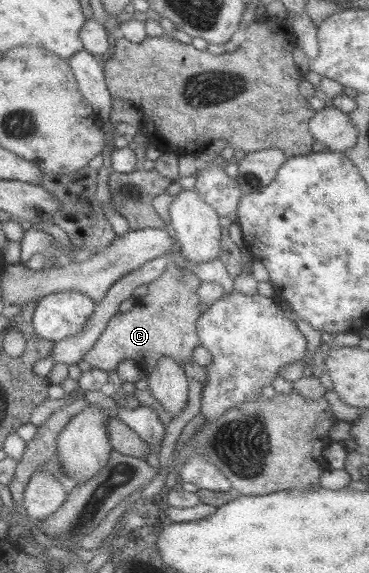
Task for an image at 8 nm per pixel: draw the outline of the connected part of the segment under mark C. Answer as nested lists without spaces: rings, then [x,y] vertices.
[[[174,263],[166,267],[160,277],[147,284],[148,293],[138,299],[128,312],[116,313],[106,324],[104,332],[96,344],[84,355],[83,360],[93,368],[100,368],[107,373],[116,370],[122,360],[134,360],[144,363],[148,371],[156,368],[156,360],[160,356],[168,356],[180,365],[192,359],[194,348],[200,345],[200,337],[196,332],[196,322],[204,309],[198,296],[200,277],[190,269]]]

